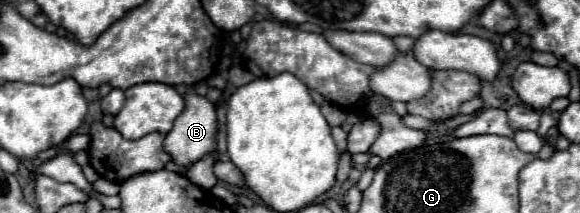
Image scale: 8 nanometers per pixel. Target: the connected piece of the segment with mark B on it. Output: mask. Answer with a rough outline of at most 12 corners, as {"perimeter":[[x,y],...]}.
{"perimeter":[[185,95],[185,111],[165,137],[179,165],[217,147],[215,105]]}

